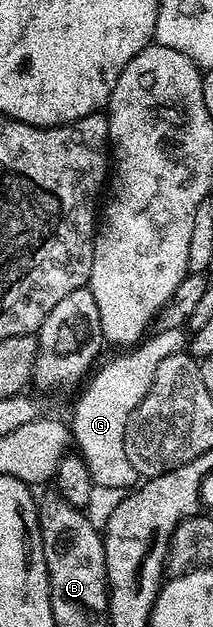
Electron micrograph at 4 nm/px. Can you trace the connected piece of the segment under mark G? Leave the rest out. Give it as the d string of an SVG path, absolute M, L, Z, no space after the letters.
M184 328L150 332L136 347L122 352L125 353L122 357L113 358L88 378L89 386L73 409L71 437L76 448L77 445L81 448L78 449L79 456L87 463L94 485L119 487L129 491L138 484L139 474L135 467L131 467L131 459L127 459L125 450L127 419L133 414L143 395L147 395L147 391L151 389L159 363L163 363L167 355L182 352L186 345L187 333Z

